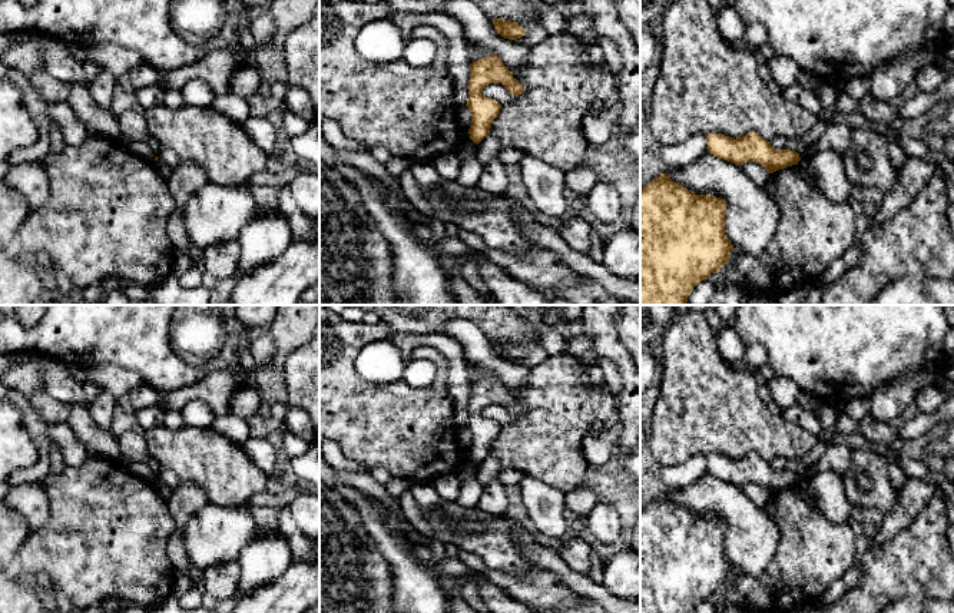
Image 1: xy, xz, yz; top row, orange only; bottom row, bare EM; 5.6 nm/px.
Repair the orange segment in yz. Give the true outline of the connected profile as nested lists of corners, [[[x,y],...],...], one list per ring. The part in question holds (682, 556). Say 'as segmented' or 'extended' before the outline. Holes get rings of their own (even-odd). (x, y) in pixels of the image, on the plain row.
as segmented; [[[670,497],[659,498],[640,508],[640,613],[692,613],[710,594],[716,594],[733,571],[725,556],[726,523],[710,514],[695,516]]]

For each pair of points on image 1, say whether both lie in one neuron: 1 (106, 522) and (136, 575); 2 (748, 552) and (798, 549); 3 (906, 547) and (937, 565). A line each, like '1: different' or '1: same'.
1: same
2: different
3: same

